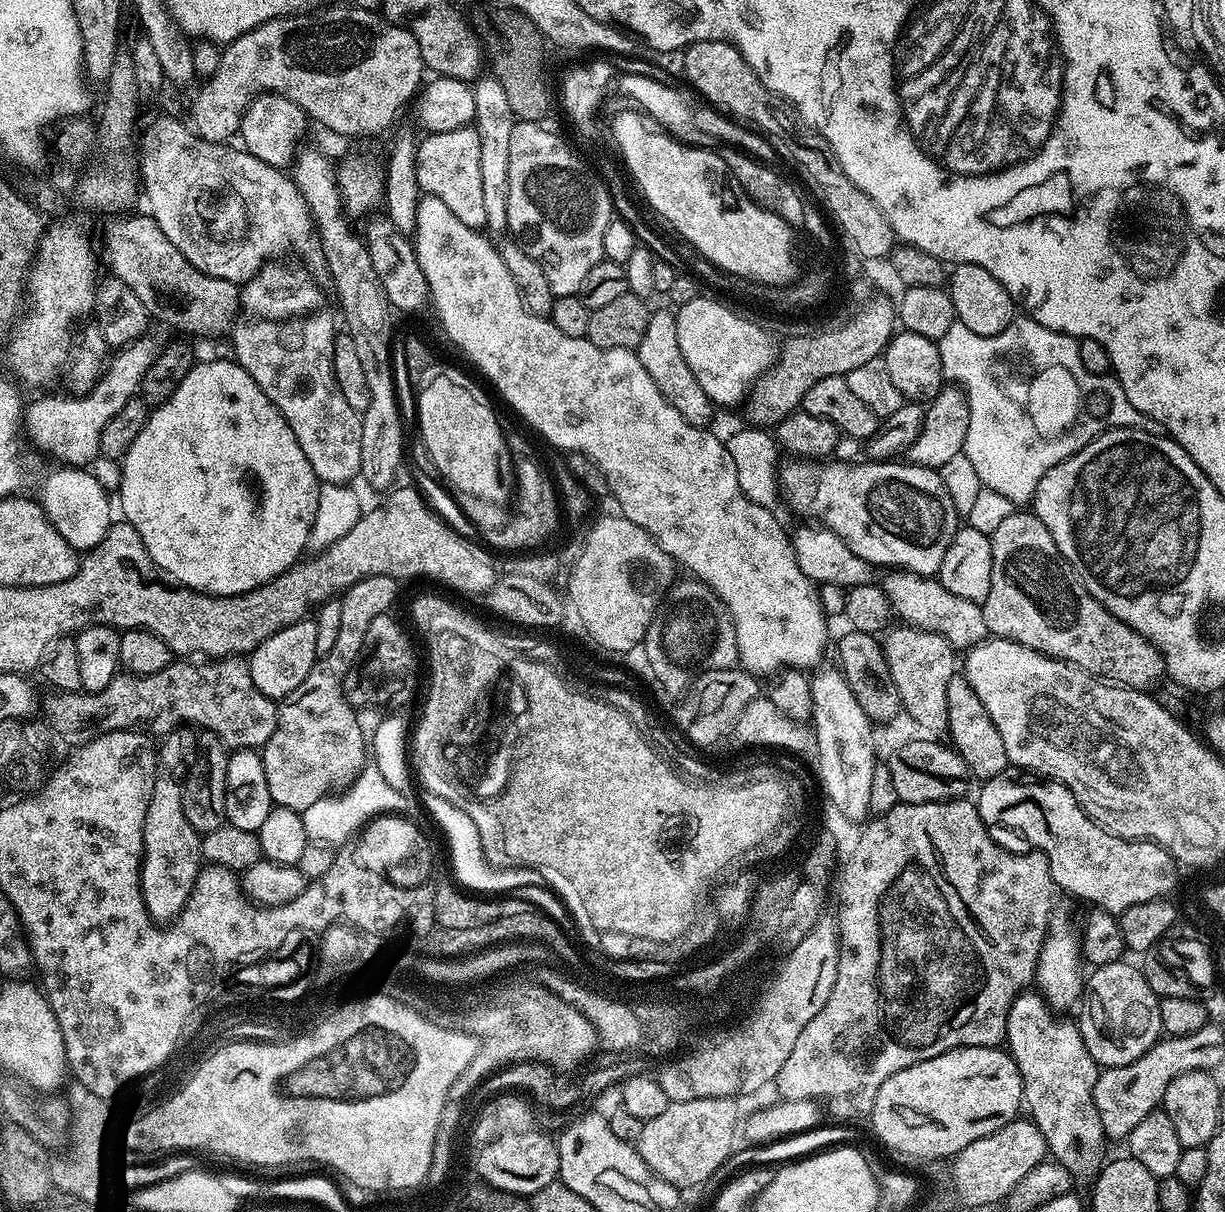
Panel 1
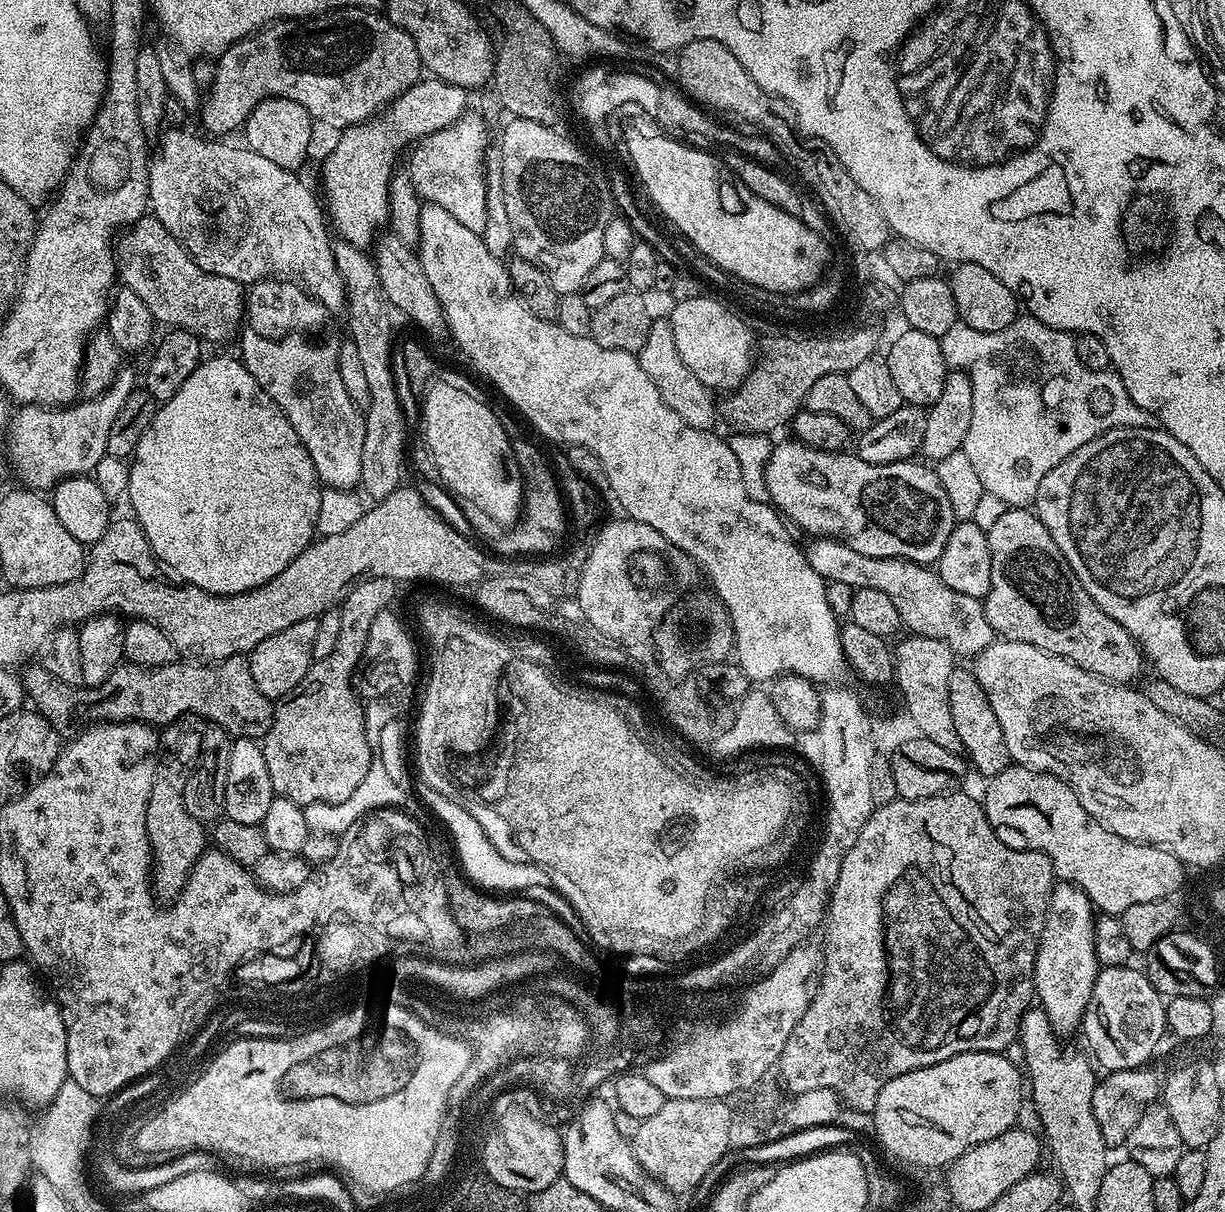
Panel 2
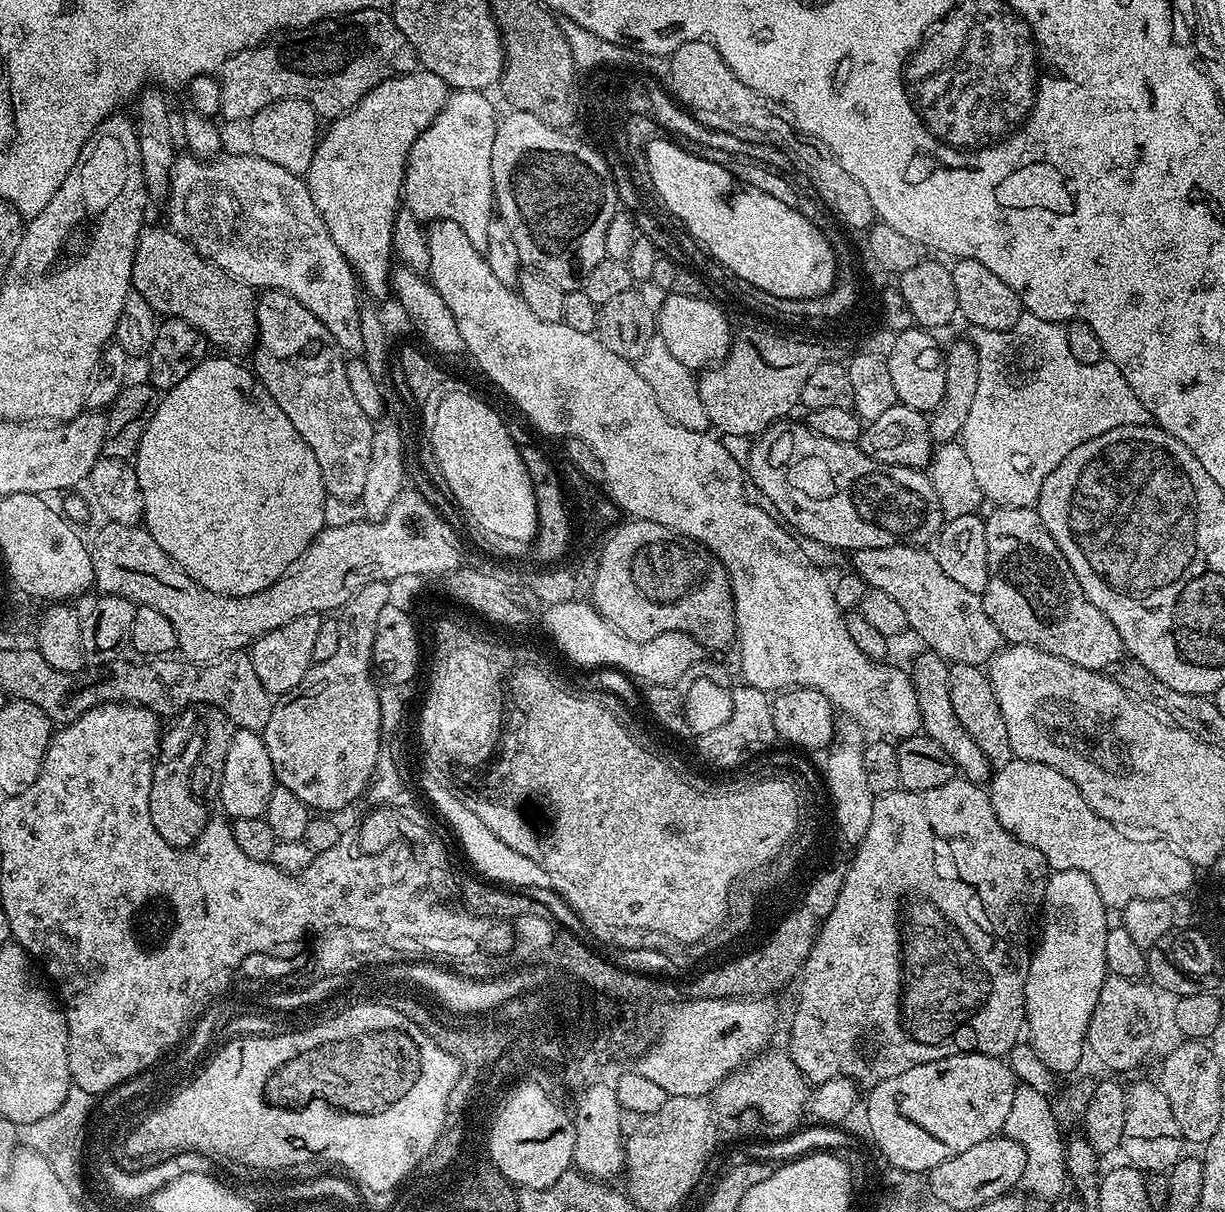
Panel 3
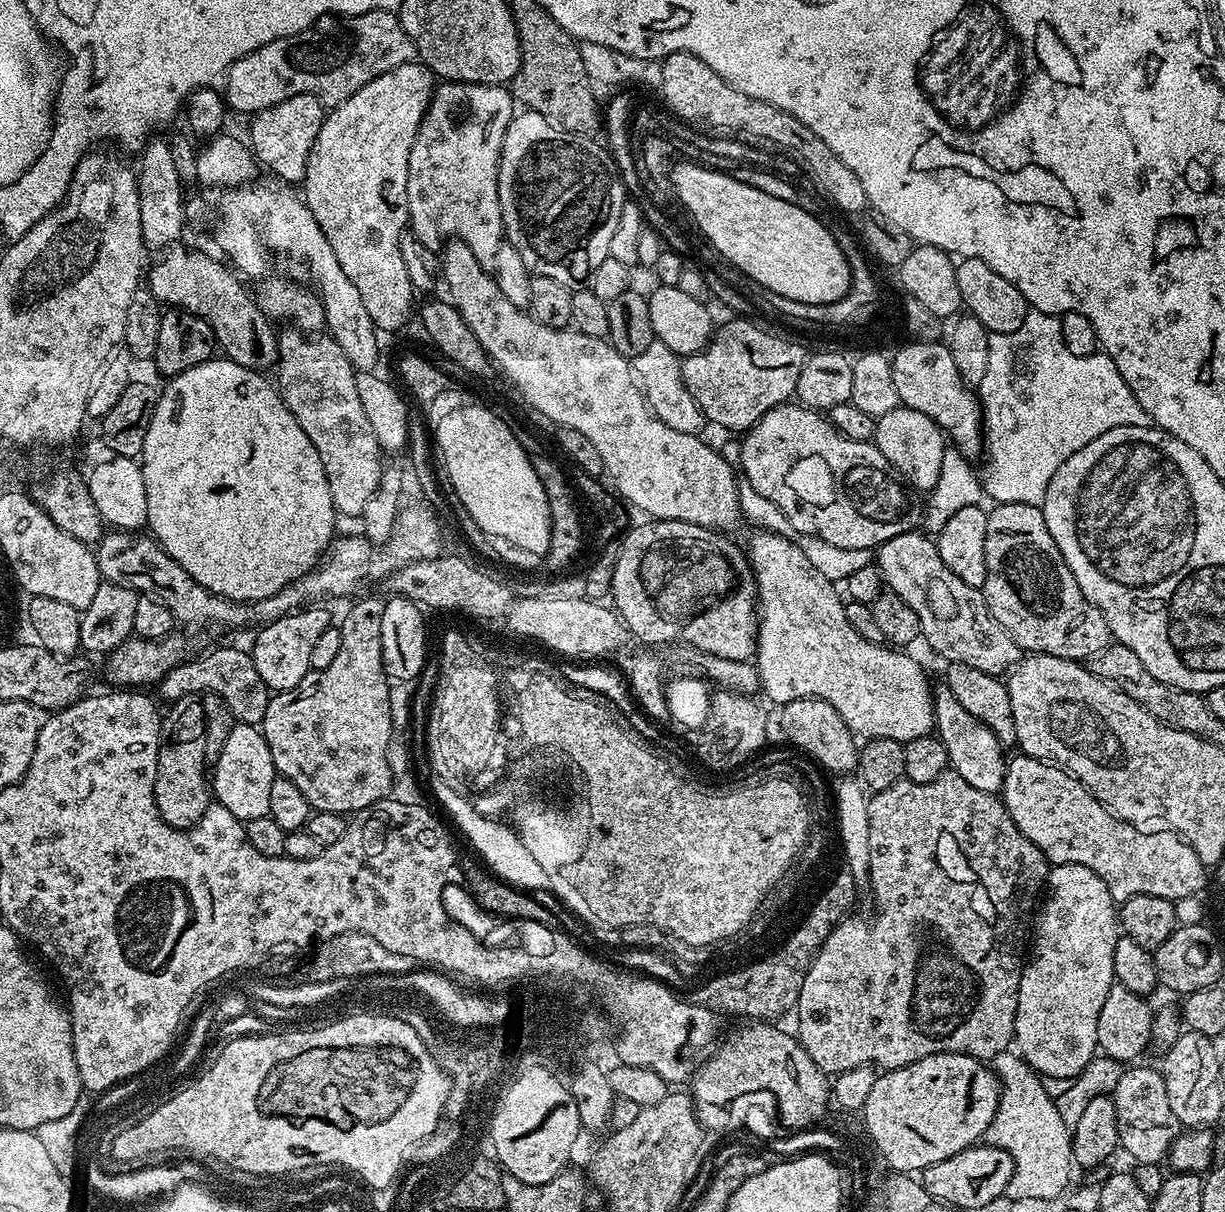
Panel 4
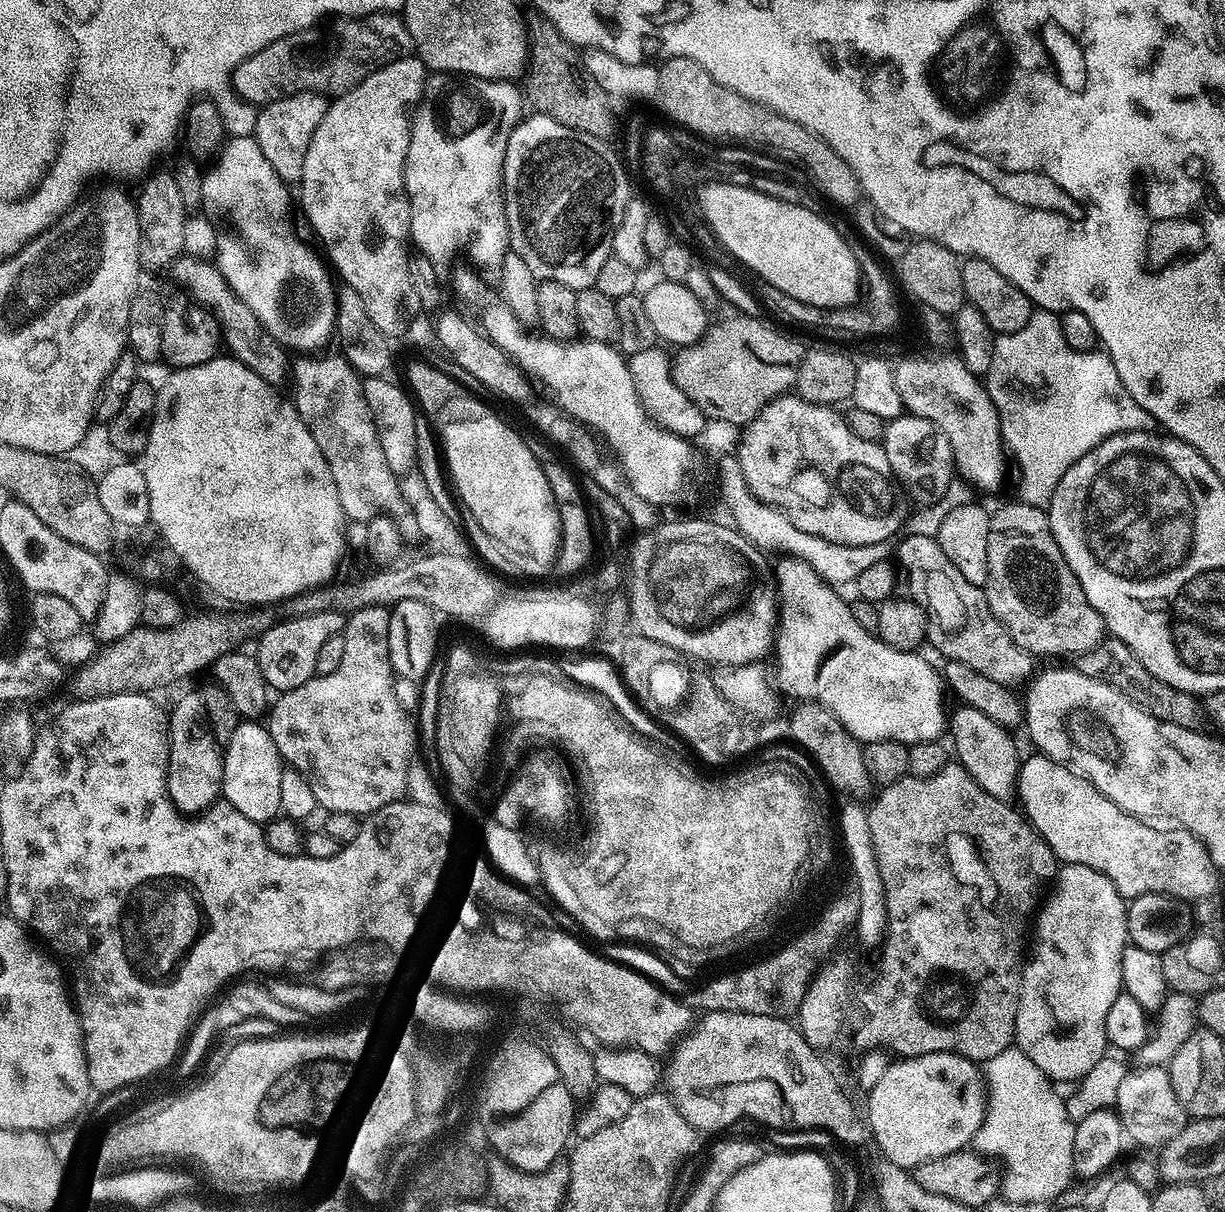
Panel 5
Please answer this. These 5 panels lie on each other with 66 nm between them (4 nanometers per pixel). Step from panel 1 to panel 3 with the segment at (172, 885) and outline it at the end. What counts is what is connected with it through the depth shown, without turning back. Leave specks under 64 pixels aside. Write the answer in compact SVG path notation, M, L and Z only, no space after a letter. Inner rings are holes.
M185 710L171 717L169 726L160 738L160 750L156 757L156 769L152 775L150 790L151 821L154 830L170 846L187 850L195 844L208 825L210 813L203 808L201 797L196 796L191 788L192 768L200 754L202 739L202 720L195 716L195 711Z

